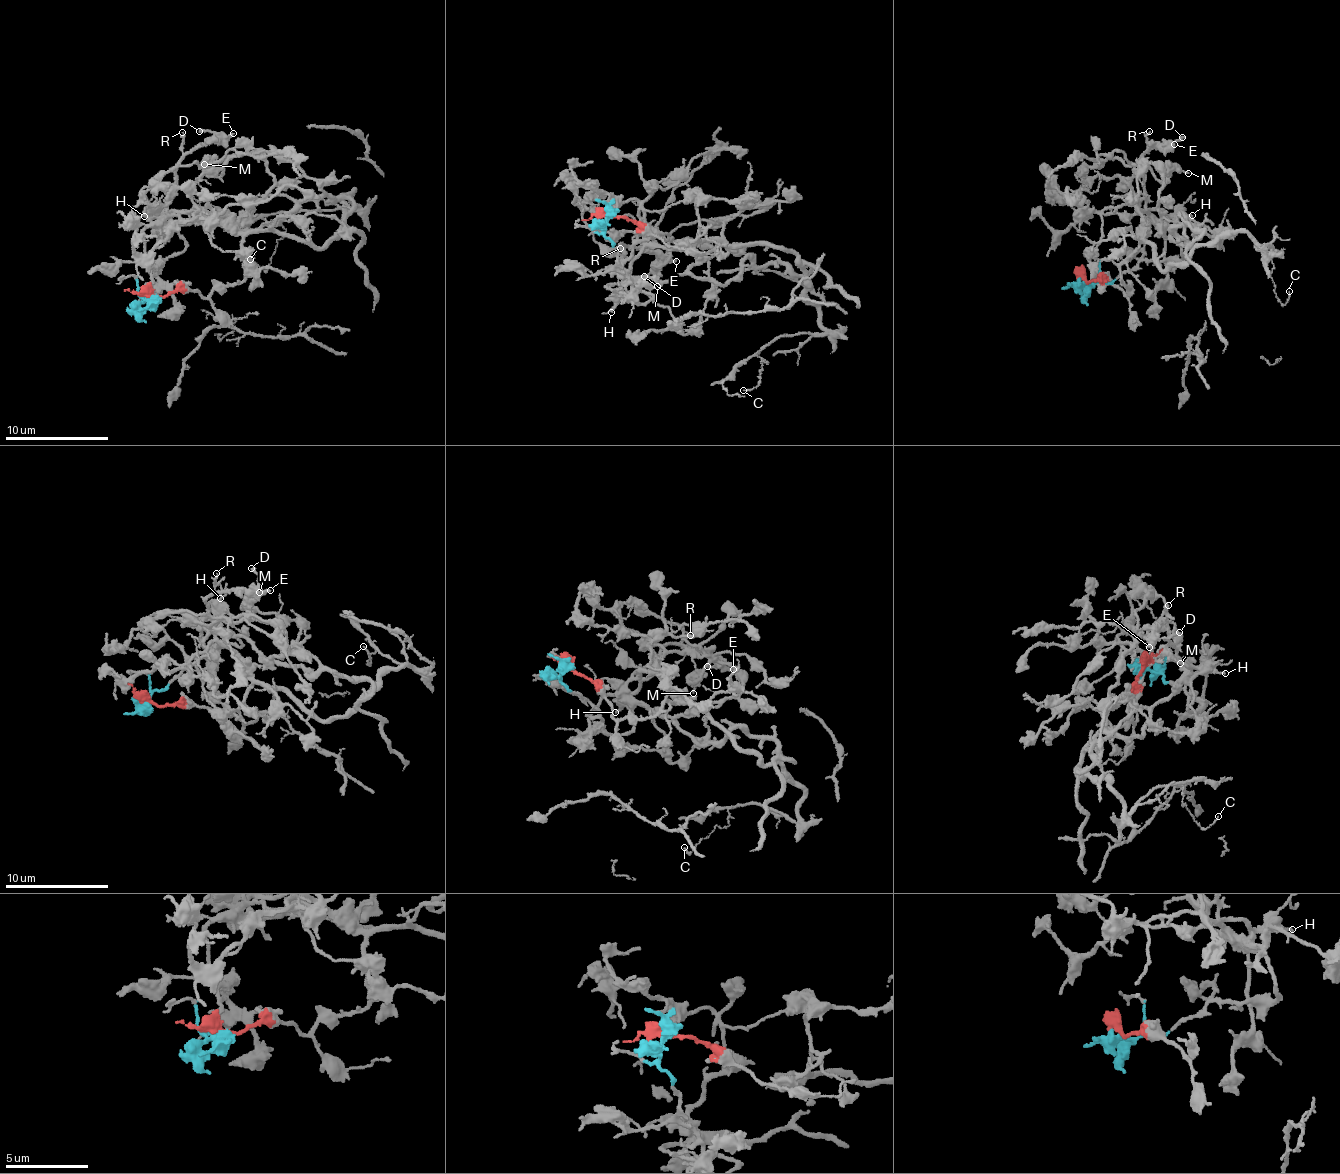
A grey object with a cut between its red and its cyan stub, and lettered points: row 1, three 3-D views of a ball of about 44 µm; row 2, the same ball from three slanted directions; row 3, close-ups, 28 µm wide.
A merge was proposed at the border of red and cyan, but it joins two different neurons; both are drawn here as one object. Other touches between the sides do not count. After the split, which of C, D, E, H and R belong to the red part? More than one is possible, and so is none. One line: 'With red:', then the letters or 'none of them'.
With red: C, H

